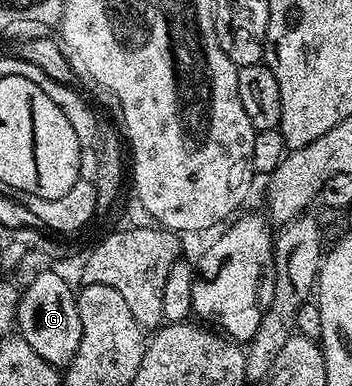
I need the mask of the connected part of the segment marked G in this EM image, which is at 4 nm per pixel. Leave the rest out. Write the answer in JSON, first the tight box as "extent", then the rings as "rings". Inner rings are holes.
{"extent":[16,270,80,368],"rings":[[[42,270],[16,298],[16,330],[20,337],[55,368],[65,367],[78,351],[80,342],[80,312],[75,291],[54,270]]]}

